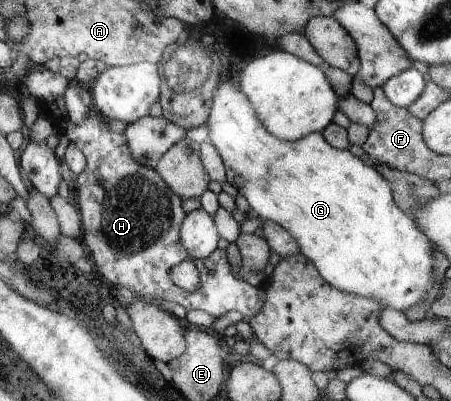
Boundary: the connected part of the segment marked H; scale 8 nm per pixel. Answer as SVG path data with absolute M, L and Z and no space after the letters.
M31 65L25 76L26 88L30 91L30 95L36 98L38 105L41 107L48 102L48 110L41 110L42 116L48 118L52 125L59 125L59 132L66 135L70 139L70 143L73 143L84 154L87 166L84 172L76 178L76 185L74 186L75 204L79 208L83 222L82 242L87 248L89 258L95 265L94 270L98 271L110 284L124 287L151 302L174 302L188 311L199 309L215 318L229 311L237 311L244 318L256 316L268 300L267 292L262 288L260 291L263 292L264 296L258 296L258 290L254 286L234 278L234 274L230 272L230 264L228 264L228 256L226 256L225 250L217 249L205 260L193 260L194 266L200 274L200 288L196 292L186 292L186 290L181 290L172 283L171 269L188 259L187 250L179 237L187 214L182 207L182 198L172 192L155 168L144 165L131 156L127 136L124 133L112 132L109 128L110 122L93 105L89 106L90 110L88 110L86 118L82 122L79 124L71 122L68 110L64 106L64 96L62 96L68 88L68 80L62 74L56 74L46 66Z

